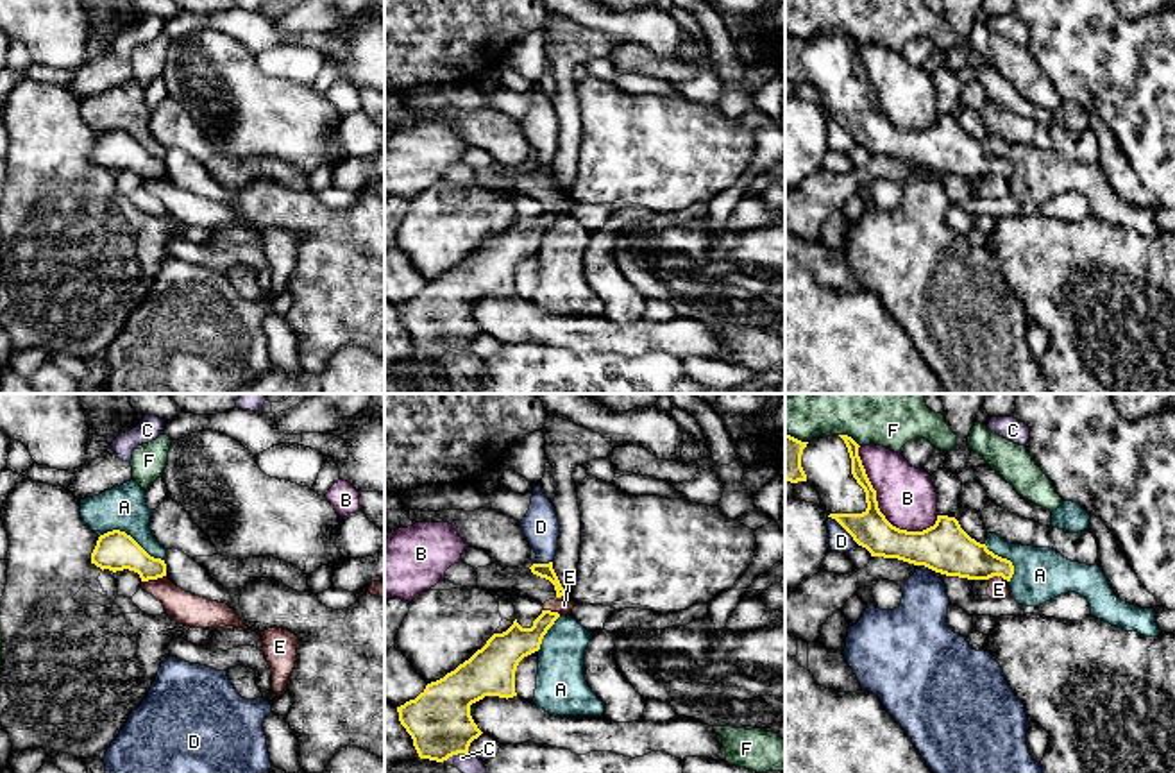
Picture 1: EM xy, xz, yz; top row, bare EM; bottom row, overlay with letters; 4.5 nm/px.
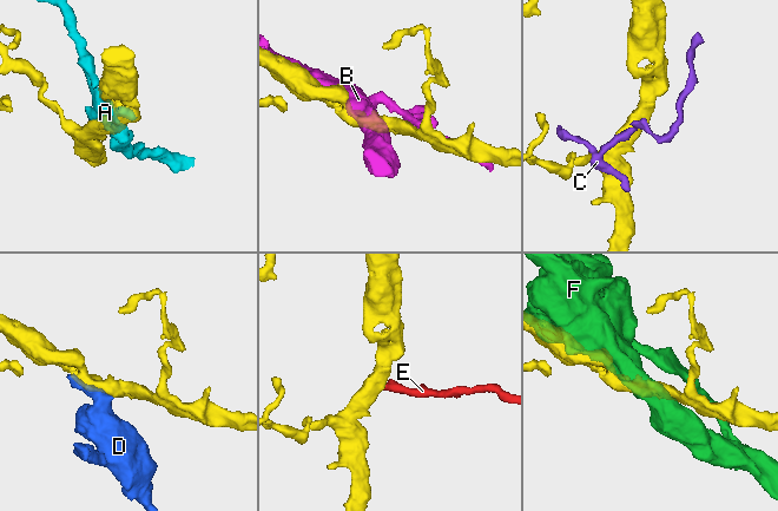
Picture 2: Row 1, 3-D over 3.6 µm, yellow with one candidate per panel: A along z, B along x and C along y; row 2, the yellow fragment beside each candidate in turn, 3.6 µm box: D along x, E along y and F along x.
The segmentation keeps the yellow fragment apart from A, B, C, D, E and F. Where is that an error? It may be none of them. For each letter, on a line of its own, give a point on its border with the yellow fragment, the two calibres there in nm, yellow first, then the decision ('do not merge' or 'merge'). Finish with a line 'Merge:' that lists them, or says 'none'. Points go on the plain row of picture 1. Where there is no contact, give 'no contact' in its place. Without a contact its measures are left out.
A: meets yellow in xy at (129, 135); 180 nm thick on the yellow side, 200 nm on the other; do not merge
B: meets yellow in yz at (877, 104); 170 nm thick on the yellow side, 260 nm on the other; do not merge
C: meets yellow in xz at (455, 353); 300 nm thick on the yellow side, 100 nm on the other; do not merge
D: meets yellow in yz at (845, 127); 170 nm thick on the yellow side, 100 nm on the other; do not merge
E: meets yellow in xy at (152, 178); 180 nm thick on the yellow side, 140 nm on the other; do not merge
F: meets yellow in yz at (850, 36); 60 nm thick on the yellow side, 200 nm on the other; do not merge
Merge: none

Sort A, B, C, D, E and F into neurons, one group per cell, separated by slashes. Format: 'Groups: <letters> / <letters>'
Groups: A / B / C / D / E / F

